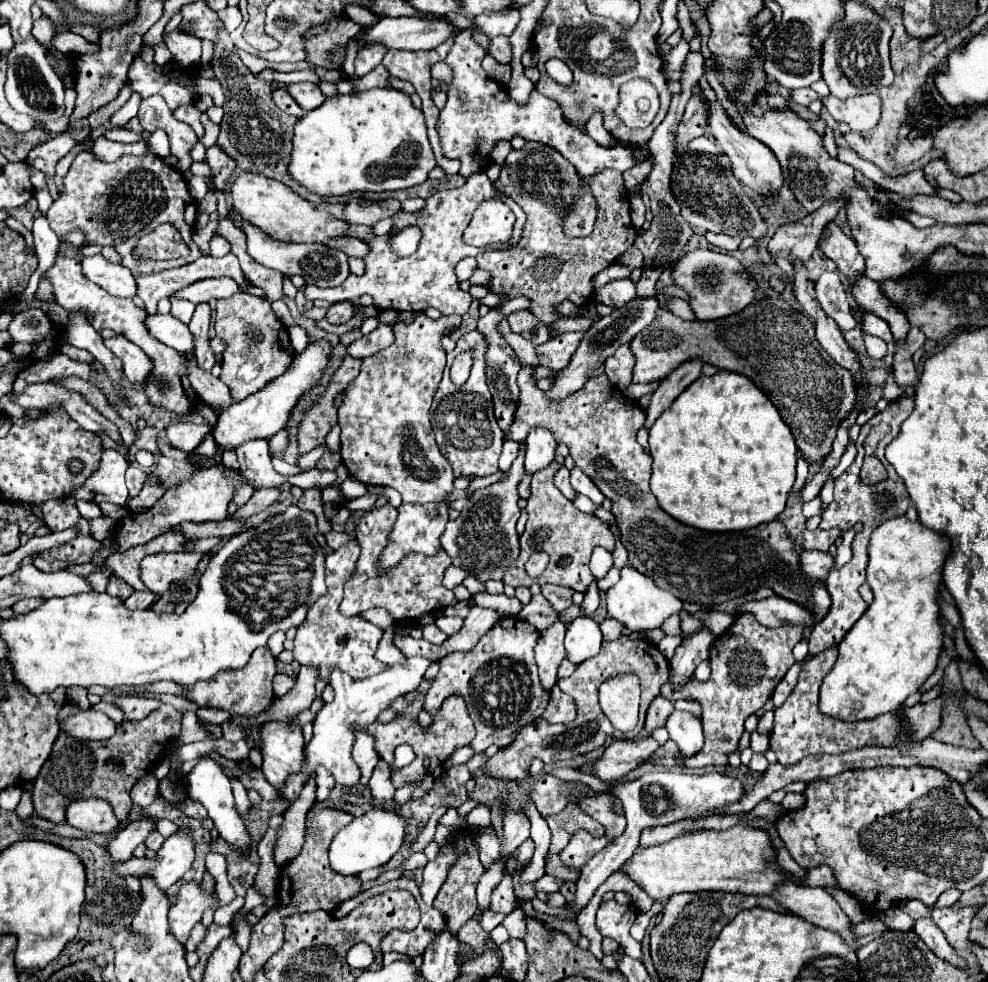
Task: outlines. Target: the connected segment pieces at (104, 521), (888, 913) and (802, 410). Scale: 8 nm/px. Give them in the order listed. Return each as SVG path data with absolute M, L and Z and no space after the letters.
M105 516L90 520L90 534L96 540L104 540L117 529L118 523Z
M897 906L881 912L881 916L883 916L883 922L887 922L889 930L903 930L905 932L905 930L911 930L911 926L913 926L913 918L907 916L905 912L901 912Z
M773 292L761 302L749 304L739 314L711 322L681 320L661 308L657 318L633 338L629 348L635 356L633 382L637 384L661 380L689 358L701 358L721 370L751 378L777 406L781 418L795 436L799 452L809 462L831 452L837 426L855 404L851 372L825 354L823 346L815 340L811 318L791 308L789 302Z

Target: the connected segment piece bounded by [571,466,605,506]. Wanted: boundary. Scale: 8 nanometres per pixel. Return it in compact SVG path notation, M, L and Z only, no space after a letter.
M577 466L571 470L571 486L573 486L575 492L581 492L581 494L585 494L587 498L591 498L597 506L603 506L605 496L603 496L601 490L591 482L591 478L589 478L585 472L581 472Z

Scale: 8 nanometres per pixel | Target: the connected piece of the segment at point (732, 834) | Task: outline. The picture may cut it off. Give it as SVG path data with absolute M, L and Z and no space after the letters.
M737 824L727 830L701 830L695 834L673 838L665 844L637 848L633 858L627 860L627 874L637 886L641 886L655 902L663 906L673 894L681 892L731 892L763 896L771 894L785 882L799 886L839 888L835 872L829 866L817 866L807 870L805 878L797 878L777 862L777 850L773 848L769 832L745 824Z

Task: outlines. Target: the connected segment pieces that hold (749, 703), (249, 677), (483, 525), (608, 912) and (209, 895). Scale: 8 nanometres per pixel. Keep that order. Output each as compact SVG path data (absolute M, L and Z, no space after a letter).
M745 612L745 614L739 614L739 616L733 620L733 624L731 624L731 626L729 626L729 628L727 628L727 630L725 630L719 638L717 638L717 642L713 642L713 650L711 650L711 678L709 678L707 682L699 682L697 678L689 678L683 686L673 688L673 686L671 686L671 676L673 676L673 672L671 672L671 674L669 674L669 680L661 686L661 694L663 694L665 698L669 698L671 702L675 702L677 698L685 698L685 700L693 700L693 702L697 702L697 704L701 706L701 714L703 714L703 728L705 728L705 746L703 746L697 754L693 754L693 756L683 756L677 744L672 740L668 740L665 744L663 744L663 746L661 746L661 748L659 748L659 750L657 750L657 752L655 752L655 754L653 754L653 756L651 756L651 758L649 758L649 760L647 760L647 762L649 762L649 764L657 764L657 766L665 766L665 768L673 768L673 766L683 766L683 768L705 768L705 766L717 766L717 764L719 764L719 766L727 766L727 764L729 764L729 760L727 760L727 758L729 758L729 754L731 754L731 752L737 752L737 748L739 748L739 740L741 740L741 736L743 736L743 732L745 732L745 728L743 728L745 718L747 718L747 716L751 716L751 714L755 714L759 708L763 708L763 706L765 706L765 702L771 698L771 694L773 694L775 686L783 680L783 676L787 674L787 670L795 664L795 658L793 658L791 650L793 650L793 646L801 640L801 632L803 632L801 628L773 628L773 630L771 630L771 628L761 626L761 624L753 618L753 614L747 614L747 612Z
M265 646L265 648L253 652L249 666L241 668L241 674L237 674L235 670L227 670L227 672L217 674L217 678L211 678L209 682L199 682L197 686L187 686L187 698L197 702L199 706L229 710L231 716L255 716L255 714L263 712L273 700L271 682L273 682L275 674L277 674L275 656Z
M521 444L519 456L513 462L513 466L505 472L505 476L483 488L475 490L465 508L461 510L457 520L451 520L449 526L445 528L445 534L441 536L443 550L451 556L453 566L463 568L465 572L473 574L479 582L487 580L503 580L505 570L517 560L519 556L519 534L515 530L517 518L519 518L519 494L517 494L517 484L523 478L523 458L525 458L525 444Z
M607 900L597 910L597 928L603 936L617 940L631 958L641 960L641 944L629 936L629 928L635 922L635 908L621 906L615 900Z
M195 880L183 882L177 890L177 900L169 908L169 928L177 942L185 944L195 924L201 922L203 912L209 908L217 910L219 906L221 900L217 892L205 892Z

